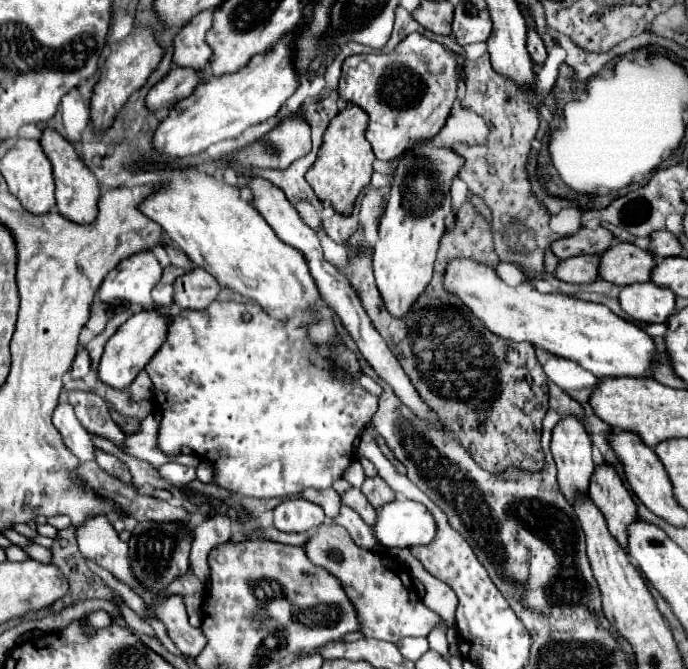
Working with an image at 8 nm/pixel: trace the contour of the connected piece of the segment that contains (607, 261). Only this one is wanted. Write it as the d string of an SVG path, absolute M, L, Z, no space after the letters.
M616 242L608 252L602 254L600 278L618 286L648 282L654 266L656 258L652 252L642 250L632 242Z

